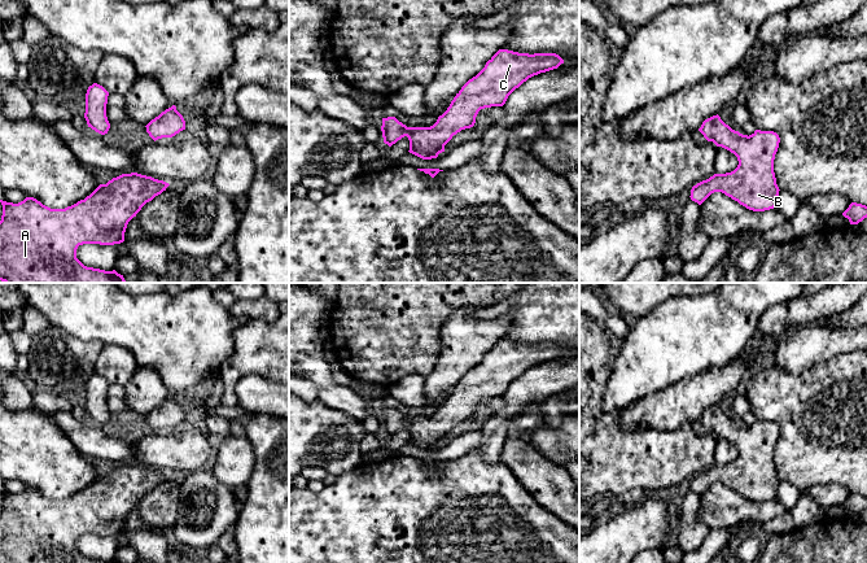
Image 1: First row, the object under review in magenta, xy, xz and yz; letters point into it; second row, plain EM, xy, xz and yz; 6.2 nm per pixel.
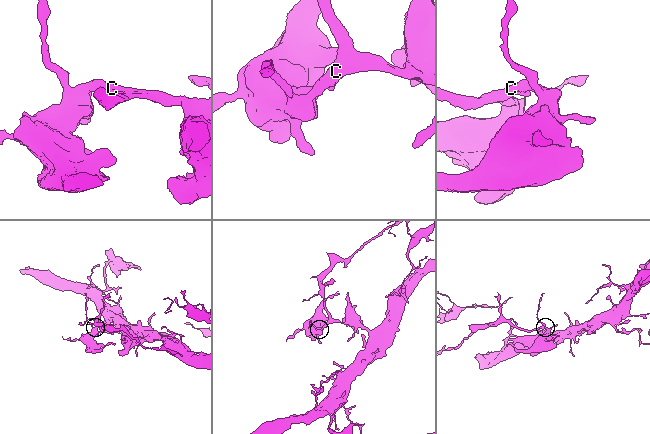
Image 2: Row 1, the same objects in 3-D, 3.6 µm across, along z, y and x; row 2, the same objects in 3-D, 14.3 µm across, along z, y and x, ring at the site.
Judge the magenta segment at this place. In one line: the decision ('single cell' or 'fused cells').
single cell

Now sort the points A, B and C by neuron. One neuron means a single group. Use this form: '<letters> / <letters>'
A B C

